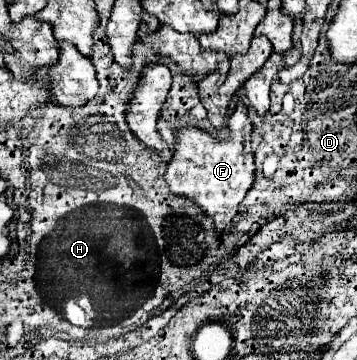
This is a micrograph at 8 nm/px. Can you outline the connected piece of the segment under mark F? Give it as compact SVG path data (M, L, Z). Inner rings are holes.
M237 101L233 115L227 121L229 137L217 139L207 131L185 125L175 135L175 151L167 165L165 181L175 195L187 197L197 203L213 221L217 231L223 231L231 219L237 215L239 203L245 199L253 185L255 163L251 149L251 121L247 117L247 107Z

